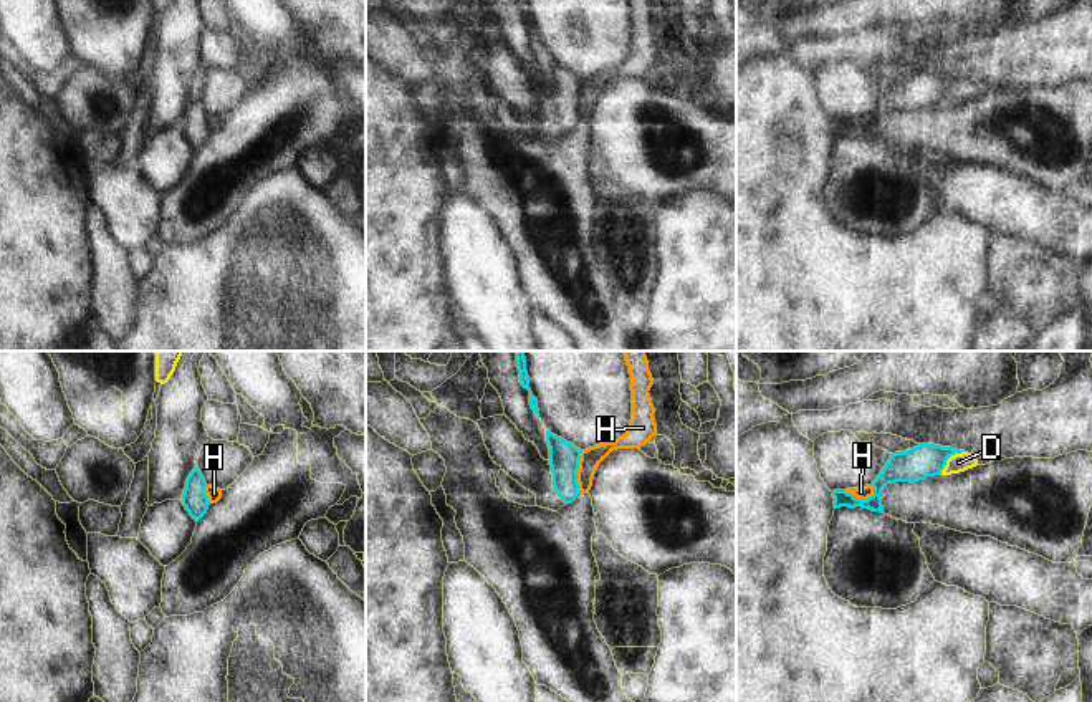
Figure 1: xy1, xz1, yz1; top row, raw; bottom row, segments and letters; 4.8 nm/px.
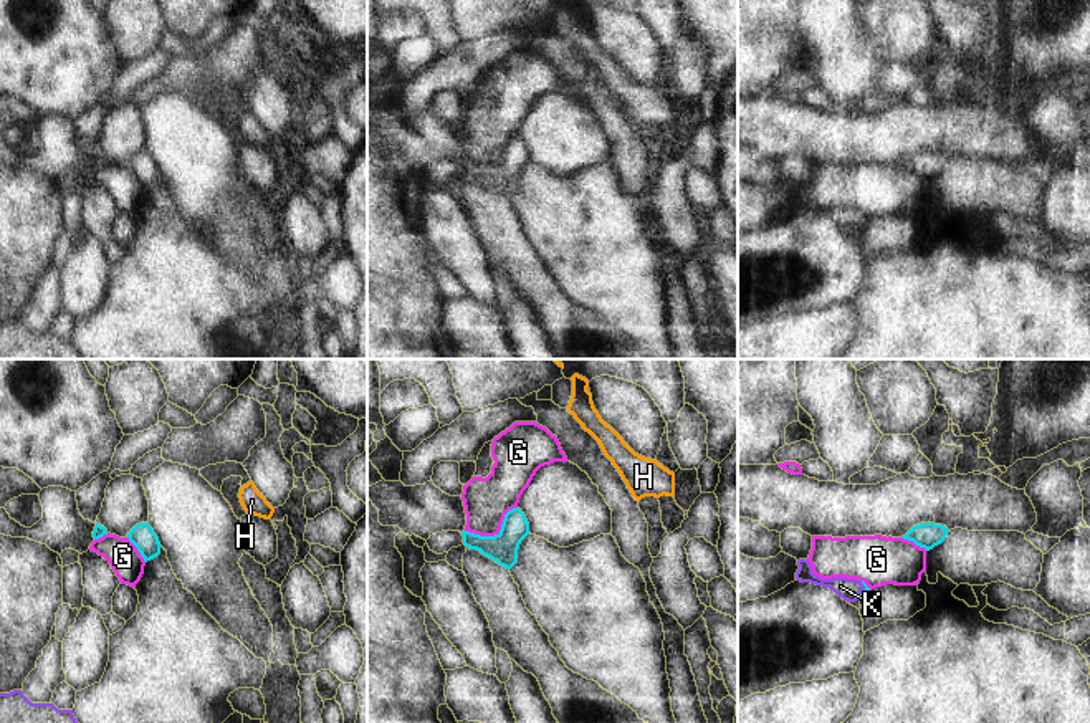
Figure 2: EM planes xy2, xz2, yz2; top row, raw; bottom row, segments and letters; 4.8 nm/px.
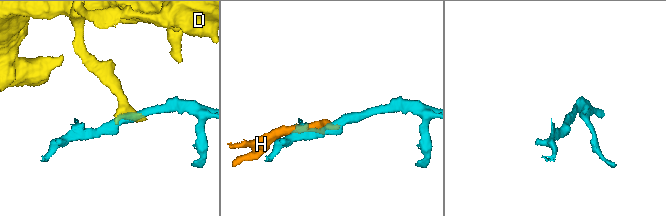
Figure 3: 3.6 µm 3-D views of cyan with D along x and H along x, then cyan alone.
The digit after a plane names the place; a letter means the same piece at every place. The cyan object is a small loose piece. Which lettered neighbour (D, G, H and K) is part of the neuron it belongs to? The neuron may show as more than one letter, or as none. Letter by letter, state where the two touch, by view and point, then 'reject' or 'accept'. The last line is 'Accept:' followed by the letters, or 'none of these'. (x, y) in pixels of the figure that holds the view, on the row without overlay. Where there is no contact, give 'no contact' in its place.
D: yz1 (948, 86) | reject
G: xz2 (495, 164) | reject
H: xz1 (576, 101) | reject
K: yz2 (864, 220) | accept
Accept: K

